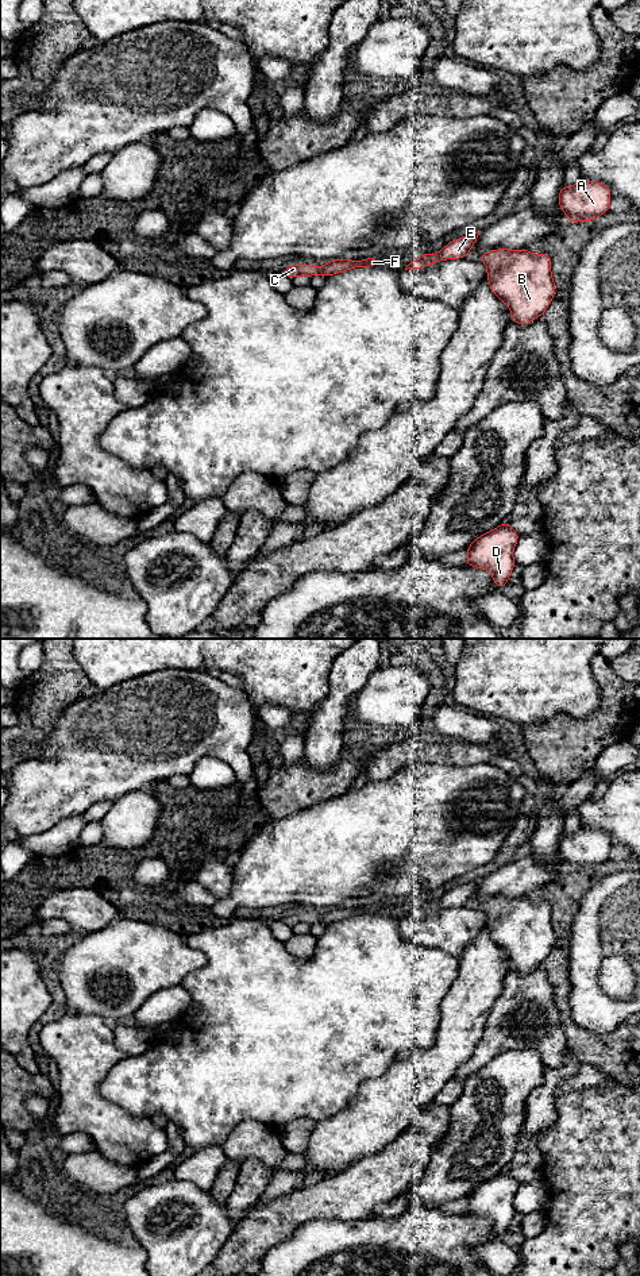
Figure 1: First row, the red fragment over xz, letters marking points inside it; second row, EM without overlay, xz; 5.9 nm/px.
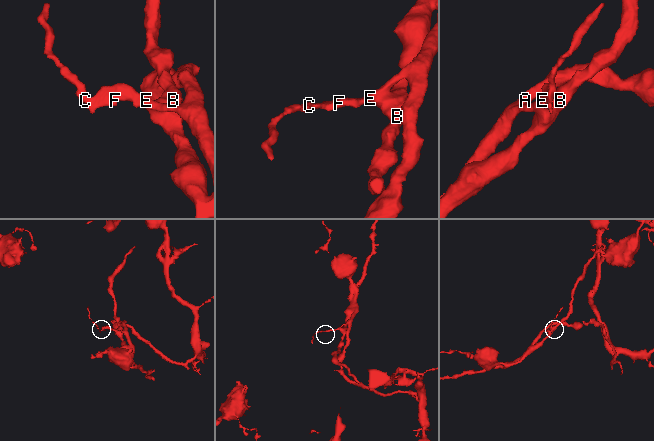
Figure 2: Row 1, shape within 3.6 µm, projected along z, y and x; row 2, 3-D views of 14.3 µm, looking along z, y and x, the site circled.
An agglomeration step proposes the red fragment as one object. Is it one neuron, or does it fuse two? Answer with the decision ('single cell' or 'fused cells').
fused cells

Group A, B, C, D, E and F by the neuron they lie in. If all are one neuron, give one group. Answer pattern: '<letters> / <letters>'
A C D E / B F

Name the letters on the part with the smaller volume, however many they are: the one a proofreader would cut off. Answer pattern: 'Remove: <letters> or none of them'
Remove: B, F

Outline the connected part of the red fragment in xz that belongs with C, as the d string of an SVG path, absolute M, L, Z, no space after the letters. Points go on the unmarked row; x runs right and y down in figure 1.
M290 913L289 915L284 917L281 922L293 928L298 924L305 925L315 925L323 921L323 914L312 914L312 913Z

